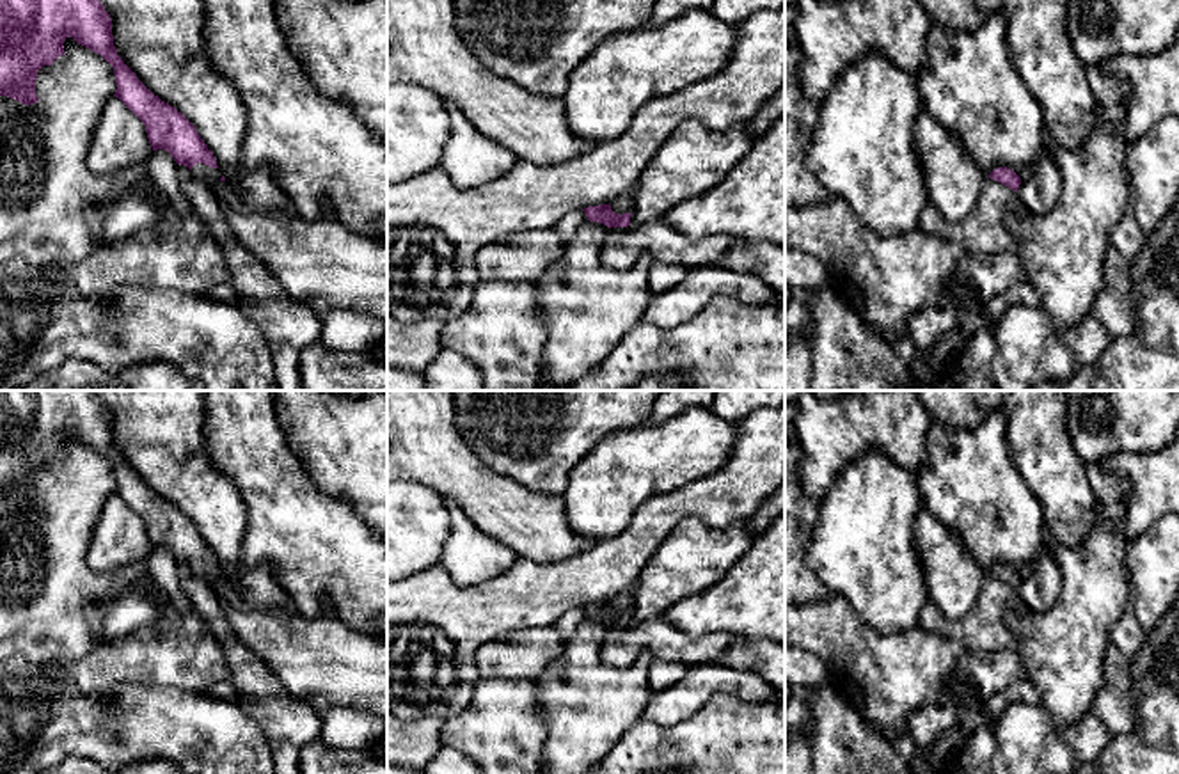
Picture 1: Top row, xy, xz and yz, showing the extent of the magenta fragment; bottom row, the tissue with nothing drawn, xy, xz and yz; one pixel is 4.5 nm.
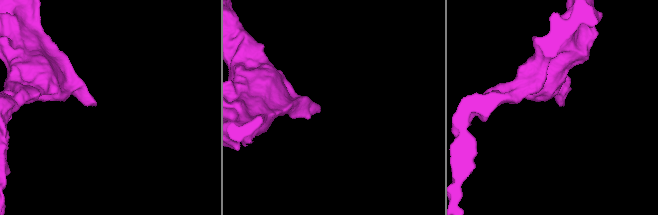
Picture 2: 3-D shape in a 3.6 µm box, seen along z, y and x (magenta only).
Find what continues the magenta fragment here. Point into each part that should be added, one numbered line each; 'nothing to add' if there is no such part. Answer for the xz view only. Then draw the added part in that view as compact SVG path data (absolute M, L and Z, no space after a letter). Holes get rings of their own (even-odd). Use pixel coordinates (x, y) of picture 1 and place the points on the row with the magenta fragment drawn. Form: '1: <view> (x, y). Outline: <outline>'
1: xz (624, 247). Outline: M659 218L641 227L611 227L600 259L613 270L629 270L643 254L650 254L664 265L684 265L692 270L717 266L737 243L740 240L721 234L689 238Z

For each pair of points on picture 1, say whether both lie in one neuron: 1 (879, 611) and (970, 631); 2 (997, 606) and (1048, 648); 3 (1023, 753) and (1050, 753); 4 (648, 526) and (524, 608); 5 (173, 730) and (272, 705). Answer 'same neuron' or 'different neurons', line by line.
1: different neurons
2: different neurons
3: same neuron
4: same neuron
5: different neurons

